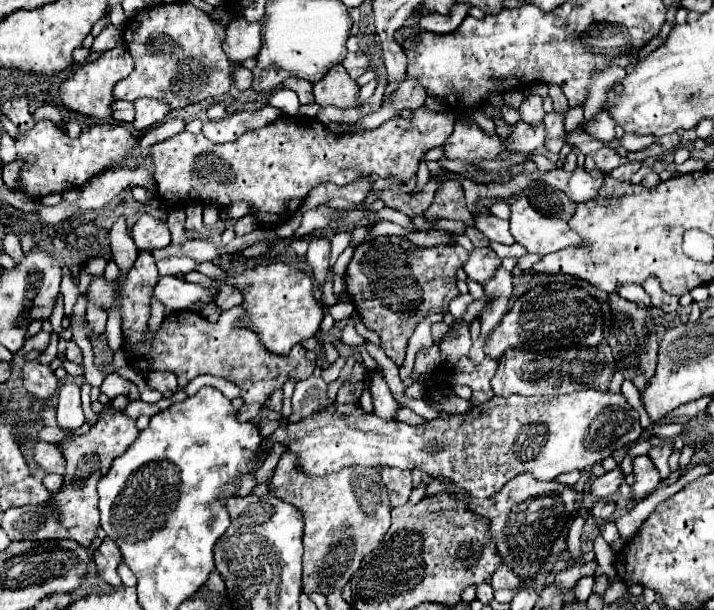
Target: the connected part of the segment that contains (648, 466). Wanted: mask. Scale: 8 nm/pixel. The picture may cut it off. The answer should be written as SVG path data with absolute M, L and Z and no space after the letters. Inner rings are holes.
M636 456L634 458L634 484L632 494L634 498L646 498L652 490L656 490L660 484L660 476L656 466L650 462L648 456Z

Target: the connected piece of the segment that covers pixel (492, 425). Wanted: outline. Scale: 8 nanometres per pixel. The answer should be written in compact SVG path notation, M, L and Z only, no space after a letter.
M580 390L580 392L572 392L572 394L560 394L560 396L530 396L530 398L524 398L524 396L506 396L506 398L500 398L500 396L494 396L492 400L484 402L484 404L478 404L478 406L472 406L466 414L454 414L454 416L444 416L444 418L438 418L438 420L432 420L432 422L426 422L426 426L408 426L404 422L384 422L382 418L378 418L374 412L366 414L360 406L356 404L332 404L328 406L326 410L322 412L314 412L310 414L308 418L296 422L296 424L288 424L286 428L280 428L276 430L268 440L262 440L260 444L260 454L264 456L266 450L274 444L274 442L282 442L288 446L288 450L292 450L300 460L298 460L298 466L308 472L308 474L316 474L316 476L326 476L326 474L332 474L332 472L338 472L340 468L344 466L394 466L394 468L420 468L422 472L426 472L428 476L432 478L438 478L438 476L446 476L446 478L452 478L458 486L462 486L470 496L476 496L476 498L488 498L490 494L496 494L510 478L514 478L516 474L520 472L530 472L534 474L536 478L542 478L542 480L554 480L556 476L564 474L564 472L572 472L572 470L584 470L586 466L594 466L598 462L602 462L604 458L612 456L616 450L622 450L622 448L628 448L632 444L636 444L638 440L642 438L642 426L638 424L638 416L636 412L628 406L628 400L622 392L600 392L600 390Z

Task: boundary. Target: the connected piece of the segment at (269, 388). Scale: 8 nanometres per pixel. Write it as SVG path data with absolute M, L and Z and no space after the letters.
M140 252L136 264L128 272L122 284L106 282L102 276L94 278L88 288L88 300L100 304L104 310L110 308L114 298L122 306L122 332L126 334L126 358L134 370L152 372L152 370L172 370L178 376L178 386L184 388L198 374L214 374L232 380L242 388L242 400L246 404L264 402L276 388L294 376L296 380L306 380L316 364L304 356L304 348L296 344L288 356L278 356L266 350L256 332L246 326L238 326L238 320L246 314L246 308L234 306L220 314L218 322L208 322L206 318L190 312L176 310L168 318L164 318L160 330L150 336L146 332L146 324L150 318L150 290L158 280L158 270L150 252Z

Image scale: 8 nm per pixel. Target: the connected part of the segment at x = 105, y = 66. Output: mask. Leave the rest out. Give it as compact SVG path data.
M124 46L102 52L96 60L78 66L76 72L62 82L60 92L58 92L60 100L64 102L64 106L68 110L82 112L82 114L88 114L88 116L94 116L94 118L100 118L102 122L106 122L112 116L112 102L114 102L112 88L116 86L118 80L126 78L132 70L134 70L134 60Z

